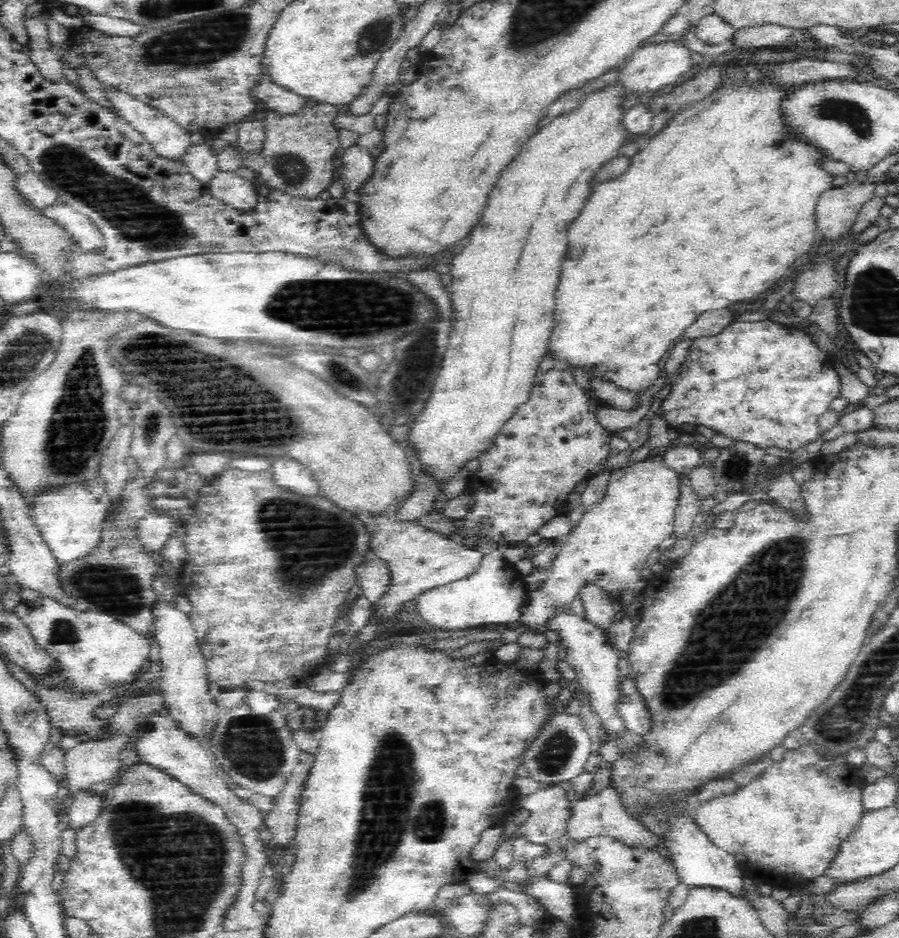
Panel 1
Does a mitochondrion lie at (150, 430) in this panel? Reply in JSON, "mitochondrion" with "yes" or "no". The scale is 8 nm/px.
{"mitochondrion":"yes"}

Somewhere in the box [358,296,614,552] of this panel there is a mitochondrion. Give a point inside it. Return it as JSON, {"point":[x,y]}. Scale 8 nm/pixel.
{"point":[419,359]}

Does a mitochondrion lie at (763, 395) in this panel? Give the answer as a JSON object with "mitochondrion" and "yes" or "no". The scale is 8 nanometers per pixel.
{"mitochondrion":"no"}

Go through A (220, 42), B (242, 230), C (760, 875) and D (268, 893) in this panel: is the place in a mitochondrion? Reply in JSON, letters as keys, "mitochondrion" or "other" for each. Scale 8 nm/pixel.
{"A":"mitochondrion","B":"other","C":"other","D":"other"}

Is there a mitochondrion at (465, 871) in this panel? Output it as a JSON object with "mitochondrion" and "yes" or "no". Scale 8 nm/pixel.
{"mitochondrion":"no"}

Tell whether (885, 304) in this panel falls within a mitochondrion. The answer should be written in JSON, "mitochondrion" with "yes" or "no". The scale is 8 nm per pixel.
{"mitochondrion":"yes"}

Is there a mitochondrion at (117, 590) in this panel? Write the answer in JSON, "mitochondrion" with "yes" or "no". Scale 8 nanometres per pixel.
{"mitochondrion":"yes"}

